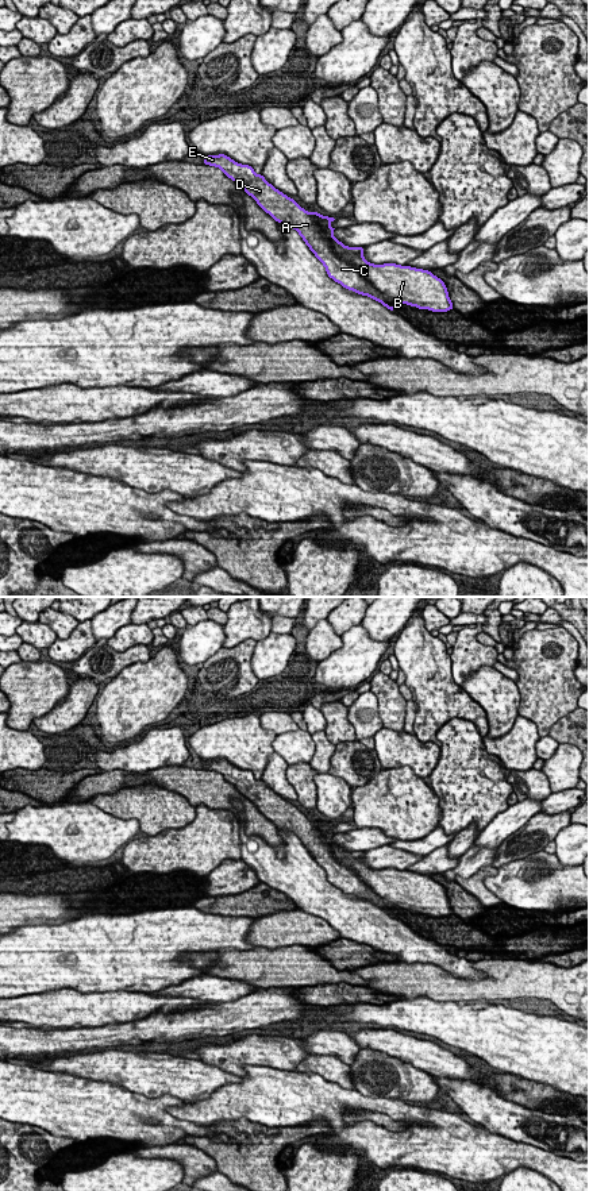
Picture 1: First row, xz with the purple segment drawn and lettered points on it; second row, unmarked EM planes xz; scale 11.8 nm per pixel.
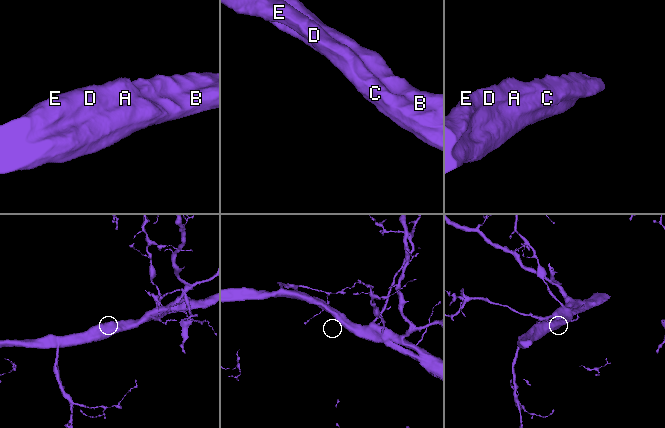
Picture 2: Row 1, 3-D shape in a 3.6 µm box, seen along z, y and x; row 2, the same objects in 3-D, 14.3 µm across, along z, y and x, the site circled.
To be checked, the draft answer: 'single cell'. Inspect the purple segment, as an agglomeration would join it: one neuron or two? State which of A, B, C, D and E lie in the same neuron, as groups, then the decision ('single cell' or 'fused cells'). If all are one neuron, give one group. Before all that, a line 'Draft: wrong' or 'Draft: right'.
Draft: wrong
A C D E / B | fused cells

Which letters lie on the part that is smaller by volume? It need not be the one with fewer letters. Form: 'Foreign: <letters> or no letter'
Foreign: A, C, D, E

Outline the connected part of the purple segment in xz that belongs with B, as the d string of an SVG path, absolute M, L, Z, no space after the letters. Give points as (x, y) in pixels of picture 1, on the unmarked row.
M317 817L311 820L323 840L332 847L335 857L351 868L386 903L432 917L454 914L446 889L431 876L396 868L373 870L363 863L363 851L347 852L332 840L335 833L328 829L334 822Z

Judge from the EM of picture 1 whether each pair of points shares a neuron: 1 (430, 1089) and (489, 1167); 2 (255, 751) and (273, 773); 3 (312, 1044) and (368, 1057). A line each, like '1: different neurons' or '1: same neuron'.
1: different neurons
2: same neuron
3: different neurons

